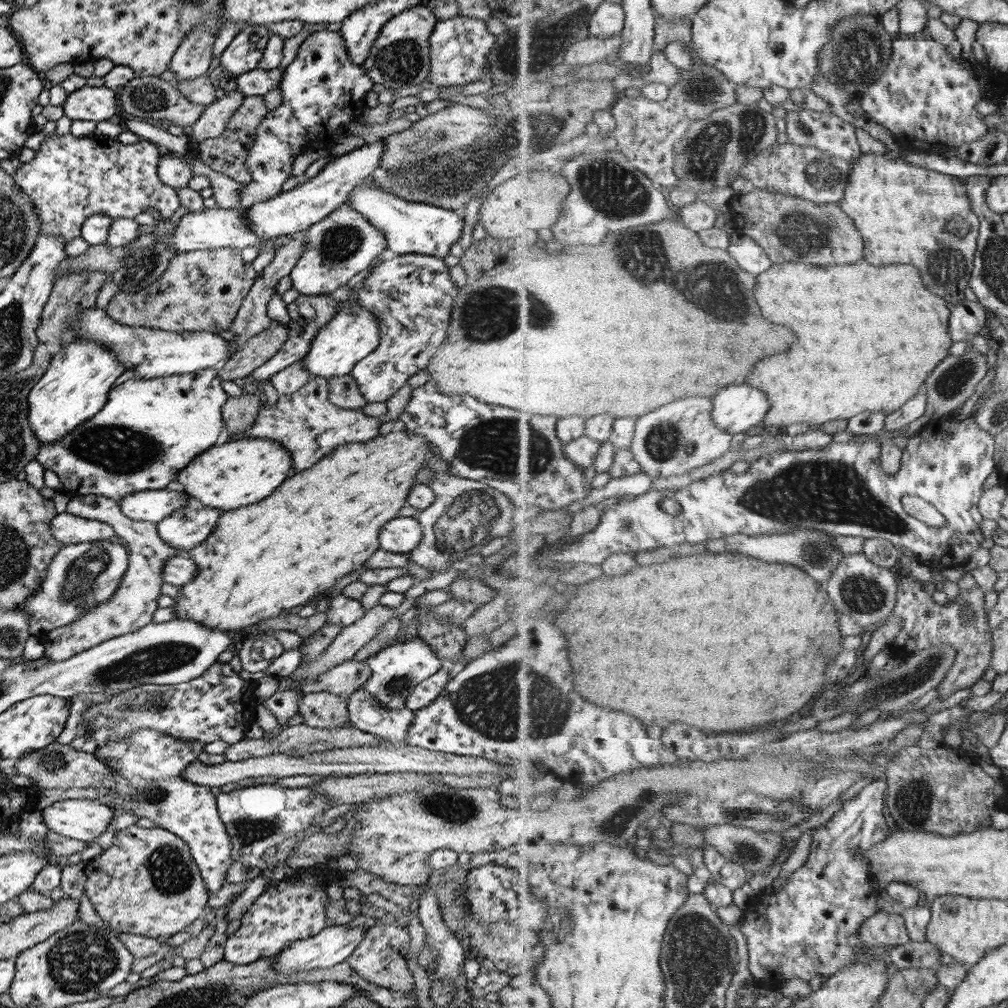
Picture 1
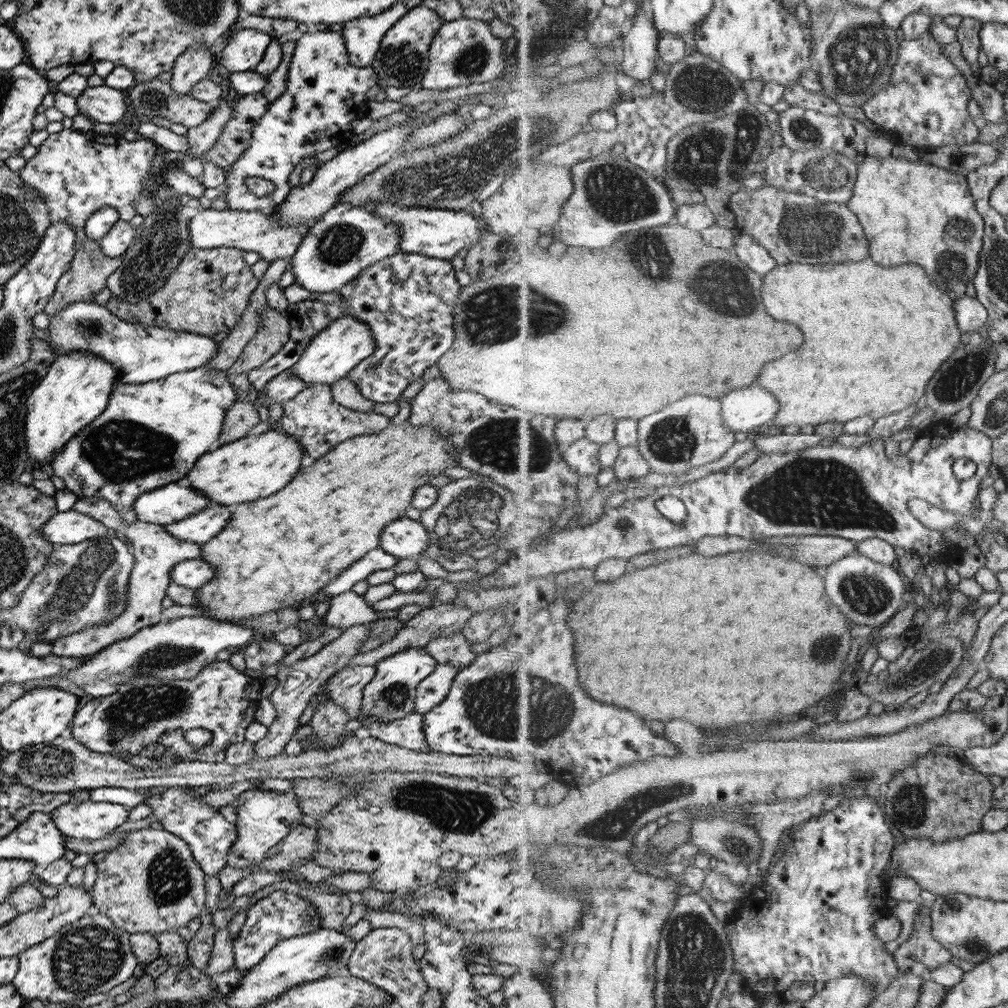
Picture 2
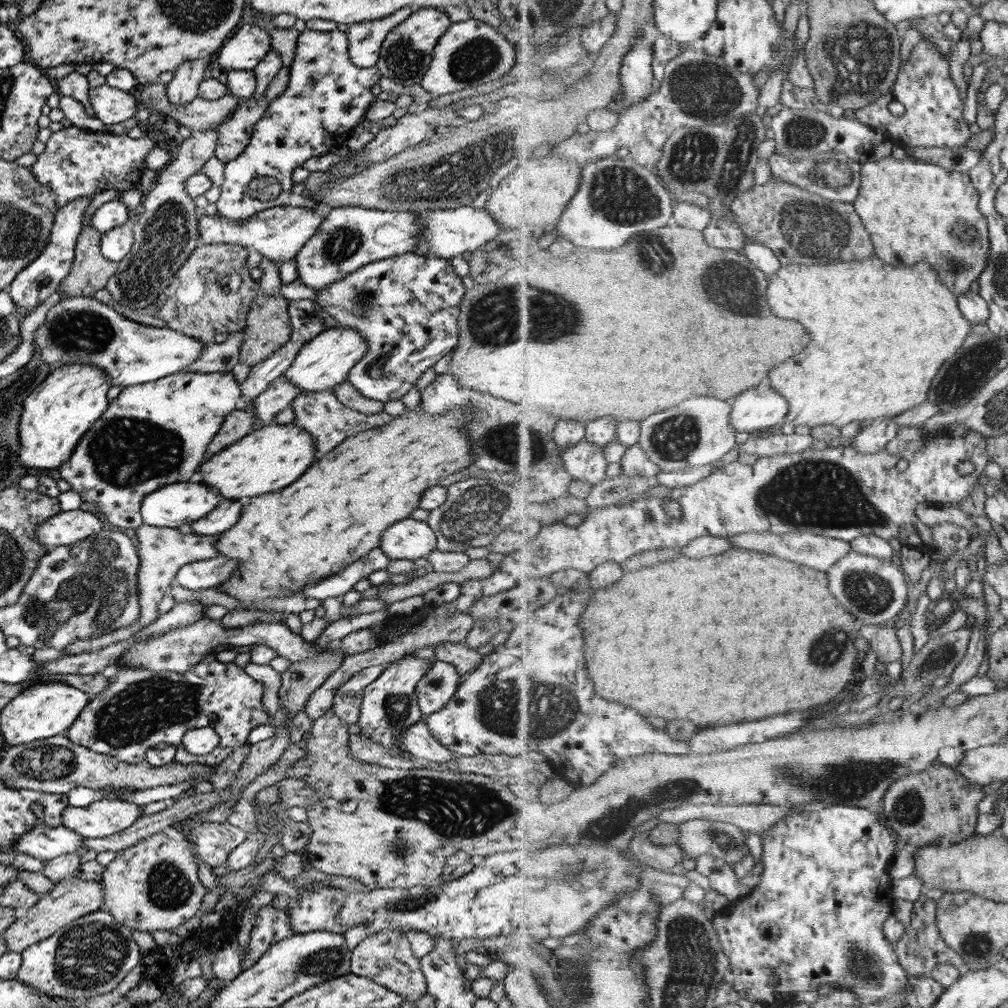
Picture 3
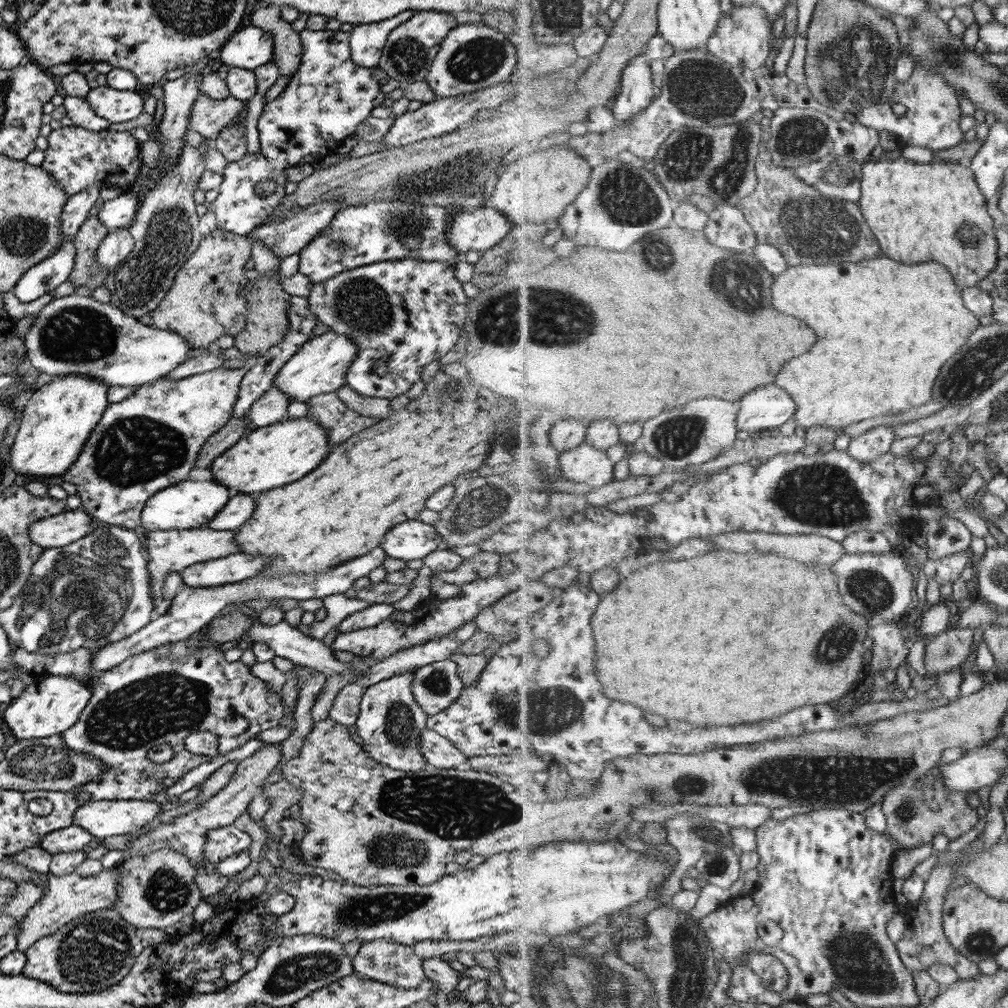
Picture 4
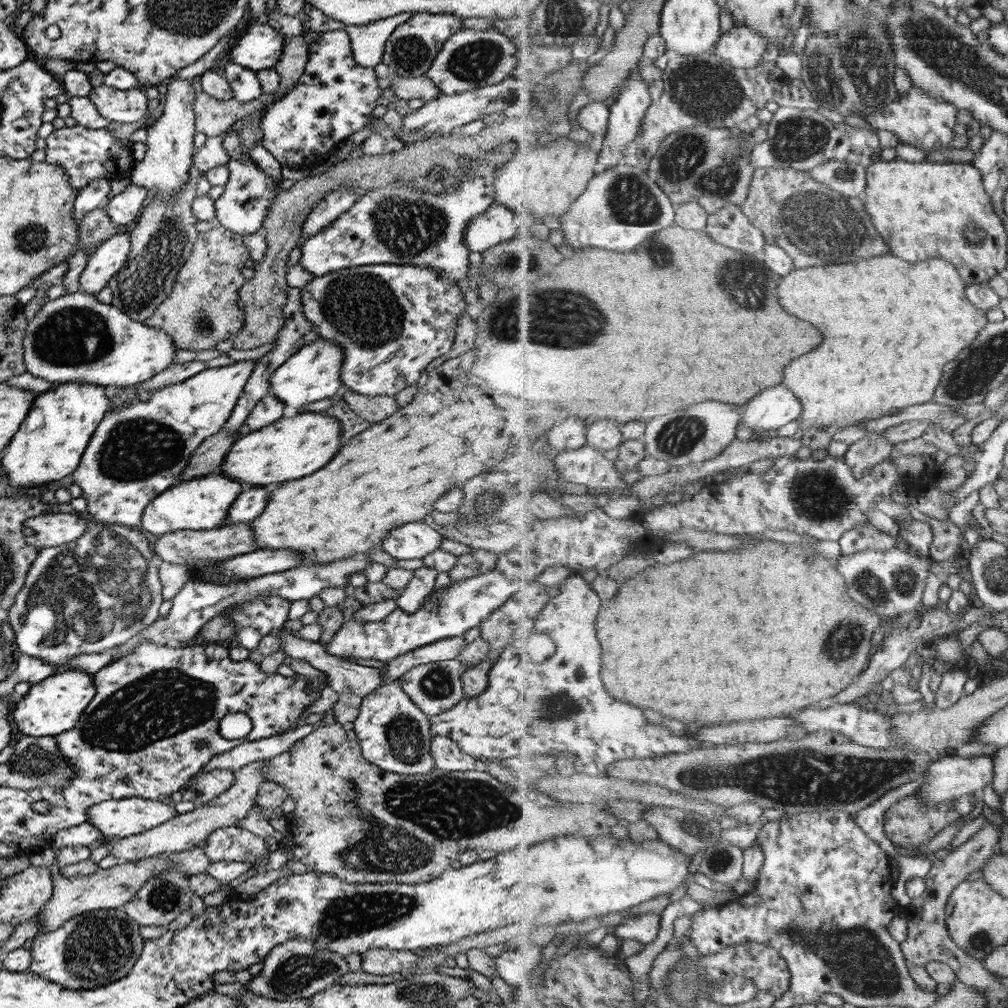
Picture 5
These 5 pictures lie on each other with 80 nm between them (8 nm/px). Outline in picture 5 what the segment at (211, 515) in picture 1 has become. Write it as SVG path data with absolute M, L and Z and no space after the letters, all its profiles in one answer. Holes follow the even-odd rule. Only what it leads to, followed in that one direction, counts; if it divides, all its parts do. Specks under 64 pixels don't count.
M253 486L240 492L230 504L224 524L252 521L263 510L267 497L270 495L270 488L271 486Z

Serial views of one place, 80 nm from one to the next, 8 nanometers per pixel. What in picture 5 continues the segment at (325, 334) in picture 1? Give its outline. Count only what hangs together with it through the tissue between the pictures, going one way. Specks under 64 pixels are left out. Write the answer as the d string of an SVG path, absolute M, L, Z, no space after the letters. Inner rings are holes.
M316 339L311 344L301 346L271 373L269 392L284 405L291 405L297 409L309 402L331 398L342 385L340 368L343 360L344 350L339 344L331 340Z

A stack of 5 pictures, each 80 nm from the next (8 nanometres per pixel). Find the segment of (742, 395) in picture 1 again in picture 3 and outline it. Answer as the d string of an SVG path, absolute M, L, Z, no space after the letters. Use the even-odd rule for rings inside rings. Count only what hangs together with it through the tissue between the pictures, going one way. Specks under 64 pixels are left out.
M769 384L743 392L732 404L731 422L737 432L756 435L761 428L777 426L785 422L790 404L781 392L775 392Z

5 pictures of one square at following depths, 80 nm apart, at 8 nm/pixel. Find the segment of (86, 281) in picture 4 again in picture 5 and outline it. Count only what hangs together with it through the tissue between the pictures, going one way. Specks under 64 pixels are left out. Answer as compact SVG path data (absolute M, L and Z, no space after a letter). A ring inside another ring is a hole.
M105 205L99 206L82 216L75 249L89 250L91 254L99 243L111 235L115 235L118 231L118 228L111 223L111 219L105 213Z

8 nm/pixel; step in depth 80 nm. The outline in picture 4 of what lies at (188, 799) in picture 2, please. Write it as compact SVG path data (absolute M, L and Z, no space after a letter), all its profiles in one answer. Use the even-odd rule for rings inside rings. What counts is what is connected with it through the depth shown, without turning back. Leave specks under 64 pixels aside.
M232 826L209 830L202 846L203 859L217 864L232 854L245 852L251 837Z

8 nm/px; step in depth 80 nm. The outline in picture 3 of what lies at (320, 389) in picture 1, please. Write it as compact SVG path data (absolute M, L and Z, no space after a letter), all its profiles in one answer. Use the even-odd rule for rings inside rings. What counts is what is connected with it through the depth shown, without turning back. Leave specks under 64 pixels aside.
M332 391L299 393L291 402L293 412L292 424L306 430L314 442L314 453L318 459L323 453L335 448L343 439L353 436L358 432L371 430L387 424L392 416L379 411L372 415L364 415L353 409L343 406Z

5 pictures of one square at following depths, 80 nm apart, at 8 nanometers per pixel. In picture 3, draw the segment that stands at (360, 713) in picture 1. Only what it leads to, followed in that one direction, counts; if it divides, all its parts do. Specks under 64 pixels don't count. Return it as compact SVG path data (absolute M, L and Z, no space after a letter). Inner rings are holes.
M424 716L419 722L411 724L411 728L405 729L401 734L401 749L407 751L408 754L429 762L437 764L445 764L449 760L455 758L455 753L444 748L441 742L431 737L431 733L427 730L424 722Z

